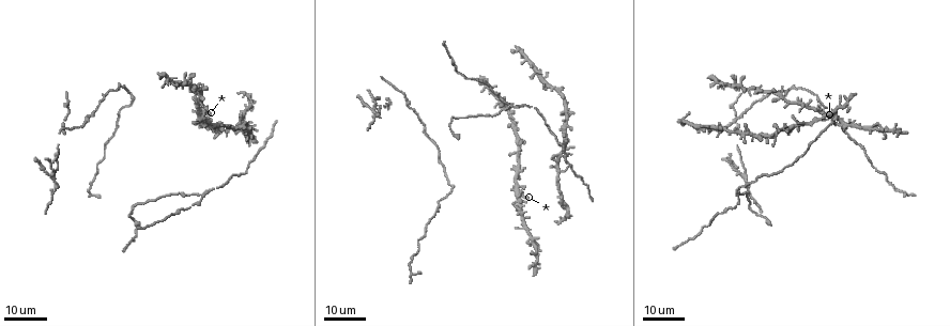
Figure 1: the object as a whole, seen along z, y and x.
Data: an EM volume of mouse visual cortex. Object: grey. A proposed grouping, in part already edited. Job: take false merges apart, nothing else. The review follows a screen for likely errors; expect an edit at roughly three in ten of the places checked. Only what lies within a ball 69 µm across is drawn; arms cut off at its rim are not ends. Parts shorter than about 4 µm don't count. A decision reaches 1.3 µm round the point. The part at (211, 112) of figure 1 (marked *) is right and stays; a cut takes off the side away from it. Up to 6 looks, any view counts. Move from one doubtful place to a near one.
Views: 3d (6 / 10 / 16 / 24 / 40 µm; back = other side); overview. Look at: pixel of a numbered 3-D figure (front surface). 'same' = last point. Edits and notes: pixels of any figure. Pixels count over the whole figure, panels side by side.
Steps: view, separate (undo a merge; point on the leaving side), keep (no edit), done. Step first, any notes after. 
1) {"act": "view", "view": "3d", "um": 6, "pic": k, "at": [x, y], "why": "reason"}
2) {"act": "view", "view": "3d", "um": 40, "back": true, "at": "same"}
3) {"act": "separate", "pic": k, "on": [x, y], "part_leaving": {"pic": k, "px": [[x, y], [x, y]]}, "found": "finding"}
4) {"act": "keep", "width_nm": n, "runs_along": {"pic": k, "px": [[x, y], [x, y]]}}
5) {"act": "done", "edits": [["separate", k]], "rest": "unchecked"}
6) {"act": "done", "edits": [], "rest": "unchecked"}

{"act": "view", "view": "3d", "um": 24, "pic": 1, "at": [203, 193], "why": "three-way junction"}

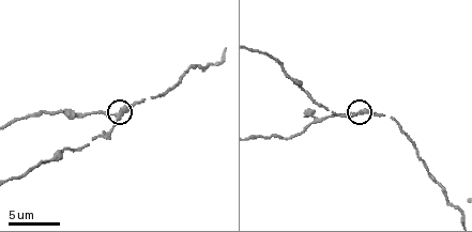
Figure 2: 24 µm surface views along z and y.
{"act": "view", "view": "3d", "um": 6, "pic": 2, "at": [116, 117]}

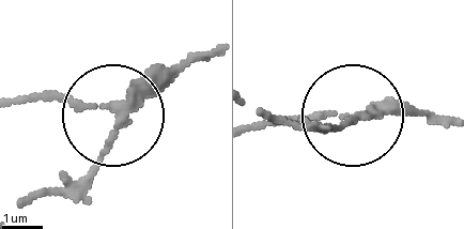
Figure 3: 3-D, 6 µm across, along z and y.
{"act": "view", "view": "3d", "um": 6, "back": true, "pic": 3, "at": [360, 115]}

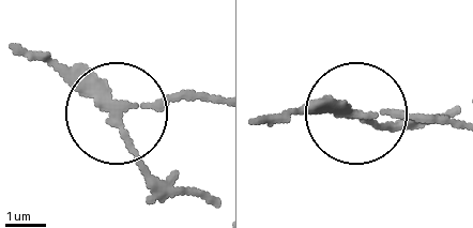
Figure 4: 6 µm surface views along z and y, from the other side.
{"act": "separate", "pic": 4, "on": [167, 101], "width_nm": 170, "part_leaving": {"pic": 4, "px": [[117, 103], [215, 103]]}, "found": "two neurons meet here"}

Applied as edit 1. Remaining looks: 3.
{"act": "view", "view": "3d", "um": 10, "pic": 2, "at": [287, 78], "why": "sudden change in width"}

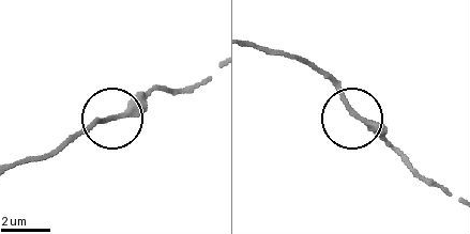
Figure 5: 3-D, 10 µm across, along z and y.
{"act": "keep", "found": "continuous, no second neuron"}

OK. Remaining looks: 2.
{"act": "view", "view": "3d", "um": 24, "pic": 1, "at": [870, 164], "why": "narrows sharply"}

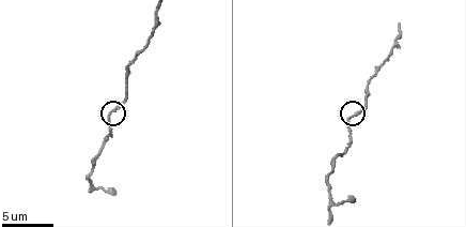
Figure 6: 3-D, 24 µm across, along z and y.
{"act": "view", "view": "3d", "um": 6, "pic": 6, "at": [109, 115]}

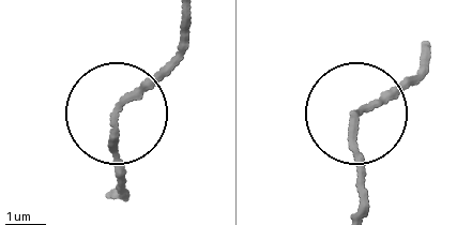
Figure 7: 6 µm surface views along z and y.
{"act": "keep", "runs_along": {"pic": 7, "px": [[425, 46], [421, 70], [353, 121], [363, 189]]}, "found": "continuous, no second neuron"}

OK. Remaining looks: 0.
{"act": "done", "edits": [["separate", 4]], "rest": "unchecked"}

